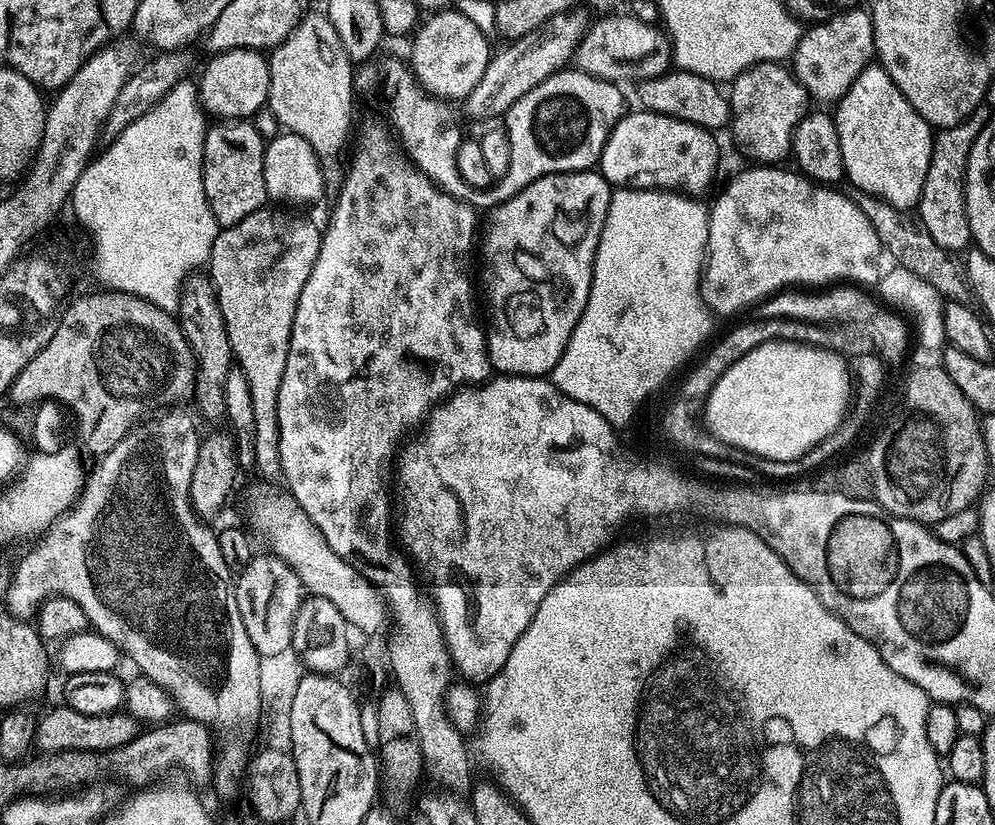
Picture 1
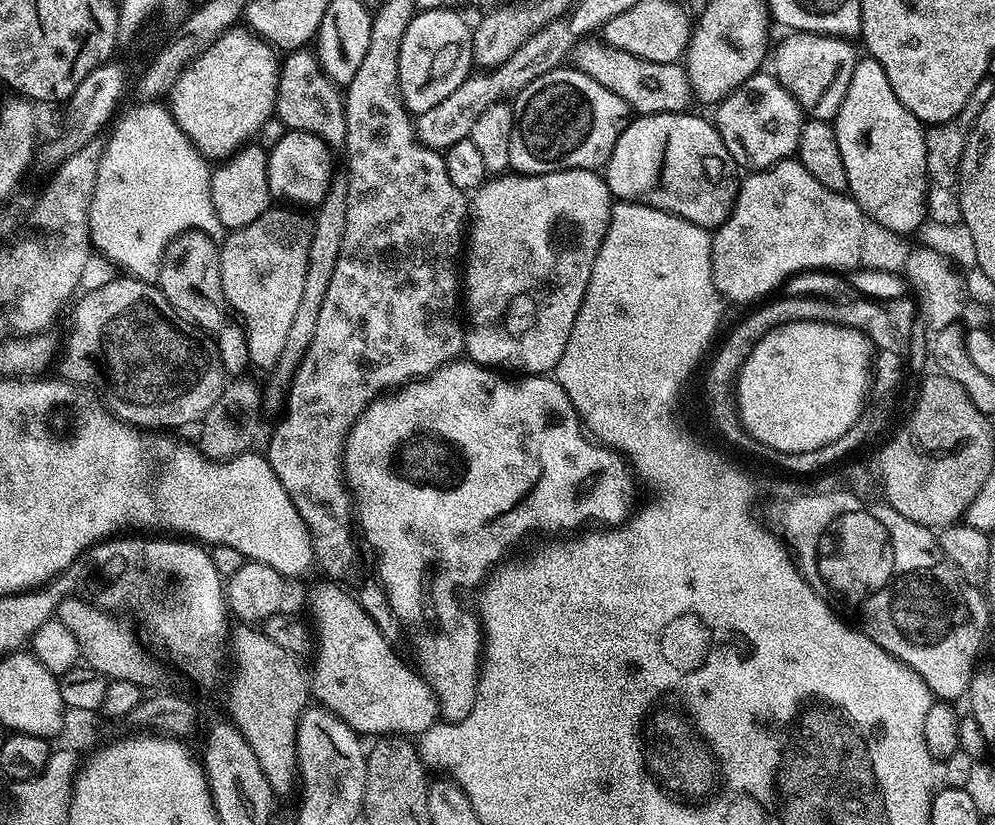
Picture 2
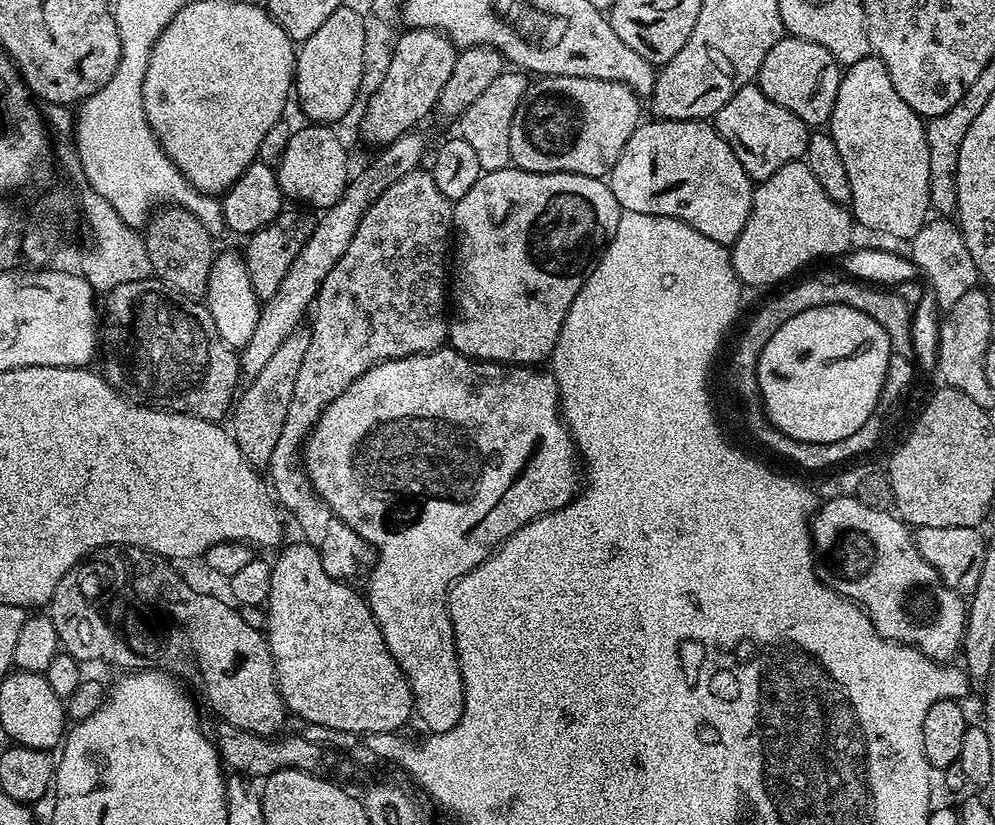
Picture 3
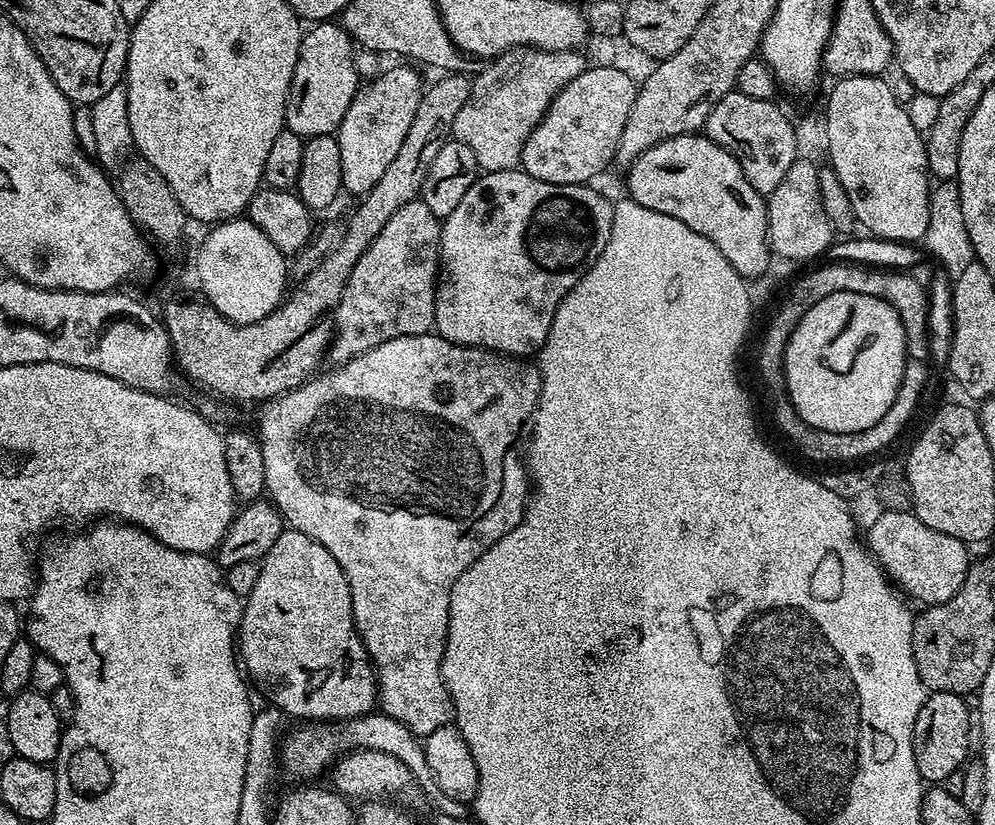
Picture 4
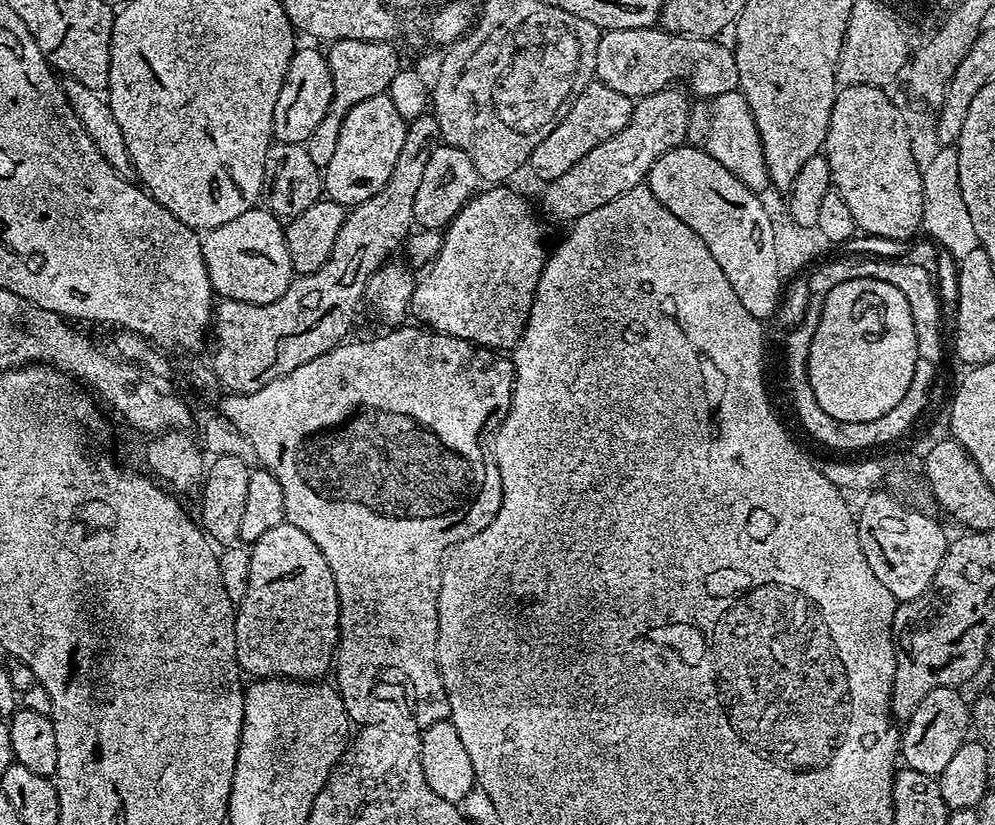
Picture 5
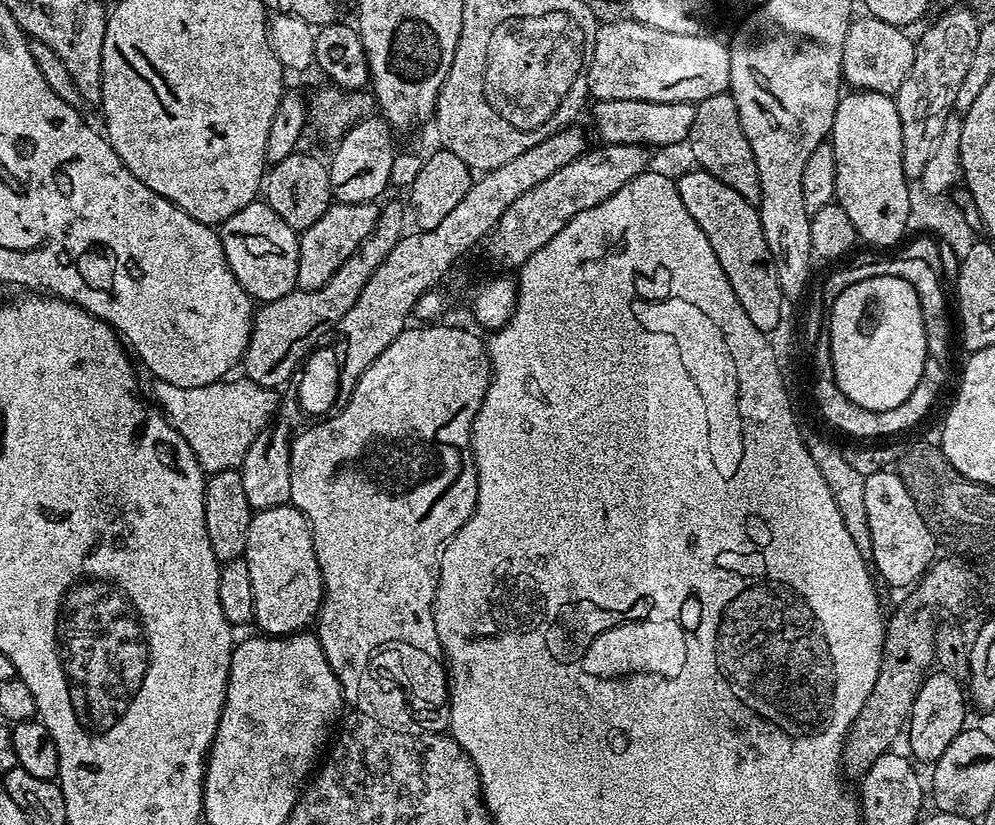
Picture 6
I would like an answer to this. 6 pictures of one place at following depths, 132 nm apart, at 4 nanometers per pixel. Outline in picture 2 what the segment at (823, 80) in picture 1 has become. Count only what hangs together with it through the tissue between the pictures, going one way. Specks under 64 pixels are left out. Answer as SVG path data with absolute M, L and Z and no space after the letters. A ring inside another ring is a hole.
M789 31L787 35L771 53L771 71L811 119L835 121L850 78L854 78L858 53L853 41L843 36L823 36L821 32Z

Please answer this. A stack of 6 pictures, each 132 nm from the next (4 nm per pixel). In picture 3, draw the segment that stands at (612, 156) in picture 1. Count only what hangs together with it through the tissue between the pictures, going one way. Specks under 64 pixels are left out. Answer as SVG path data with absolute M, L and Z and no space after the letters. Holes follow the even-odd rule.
M658 120L641 123L634 130L630 142L622 150L610 173L610 187L624 212L674 216L690 225L698 234L706 234L714 242L725 246L735 244L752 205L753 181L748 179L742 162L734 158L734 150L723 140L711 123L703 120Z

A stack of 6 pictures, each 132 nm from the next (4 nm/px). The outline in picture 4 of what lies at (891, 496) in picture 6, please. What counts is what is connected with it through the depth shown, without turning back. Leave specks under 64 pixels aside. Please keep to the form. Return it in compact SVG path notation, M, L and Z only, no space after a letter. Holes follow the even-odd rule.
M911 510L902 514L884 514L868 525L867 551L897 589L905 588L924 606L941 604L954 596L956 585L964 575L964 556L969 545L958 538L950 538L950 534L930 530L930 526L926 526L926 522L919 520Z

